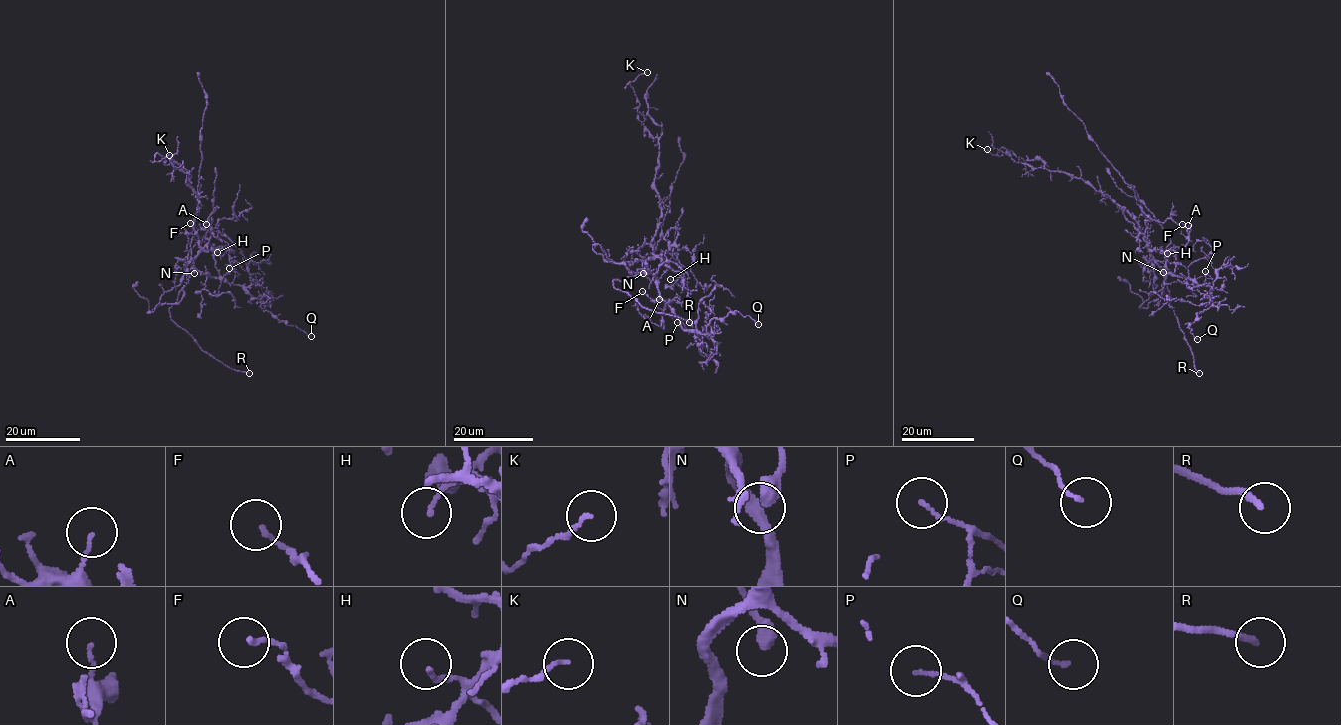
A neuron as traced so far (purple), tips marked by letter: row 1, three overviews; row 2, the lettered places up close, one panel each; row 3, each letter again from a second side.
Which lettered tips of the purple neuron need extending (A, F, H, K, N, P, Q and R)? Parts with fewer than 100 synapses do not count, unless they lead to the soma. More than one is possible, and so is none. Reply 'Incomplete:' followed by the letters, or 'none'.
Incomplete: R

